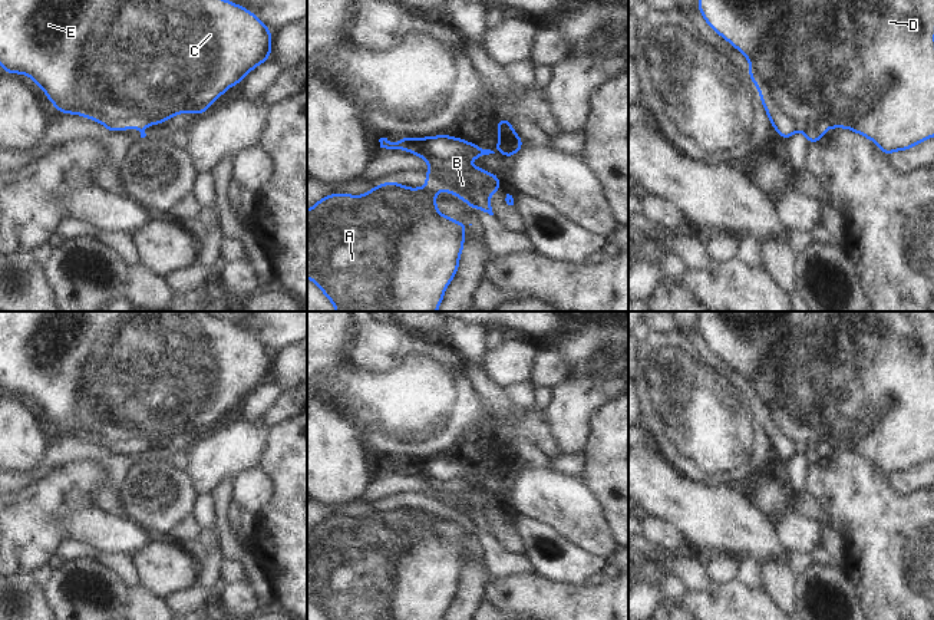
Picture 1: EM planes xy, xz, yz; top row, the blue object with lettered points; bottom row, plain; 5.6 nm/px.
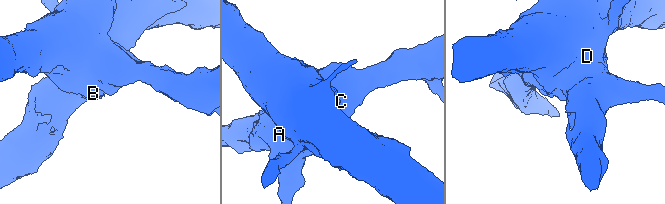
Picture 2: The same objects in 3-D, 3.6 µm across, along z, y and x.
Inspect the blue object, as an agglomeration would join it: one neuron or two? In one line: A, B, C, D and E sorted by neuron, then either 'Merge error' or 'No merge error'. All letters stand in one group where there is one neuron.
Groups: A B C D / E. Merge error

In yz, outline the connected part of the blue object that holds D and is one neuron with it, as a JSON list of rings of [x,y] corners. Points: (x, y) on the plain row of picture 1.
[[[811,311],[792,332],[782,333],[782,337],[770,347],[770,350],[760,357],[759,370],[753,377],[746,379],[750,383],[749,399],[755,403],[762,419],[763,429],[772,443],[772,449],[778,452],[782,461],[788,462],[796,452],[796,445],[803,442],[806,448],[802,451],[809,466],[816,465],[828,449],[848,449],[859,456],[867,458],[875,464],[884,476],[894,472],[904,472],[915,468],[924,461],[934,458],[934,311],[901,311],[900,314],[890,314],[888,311]]]

